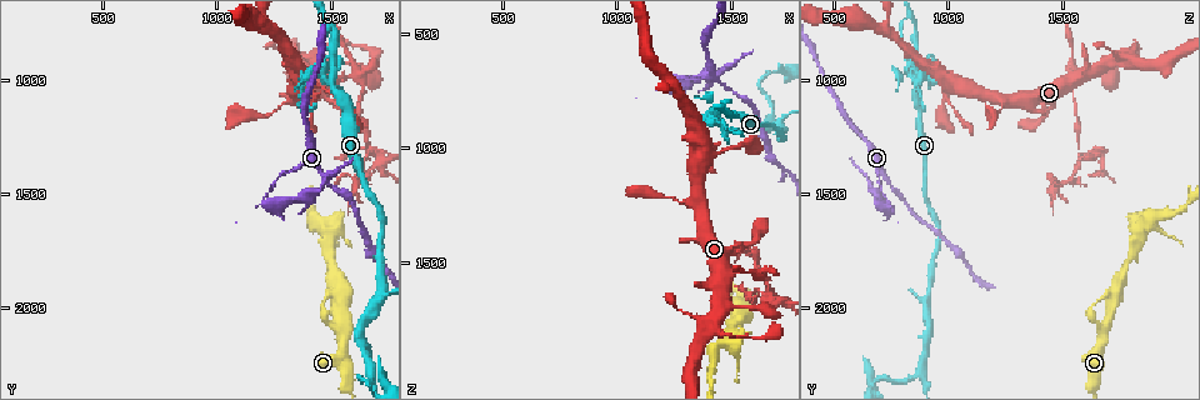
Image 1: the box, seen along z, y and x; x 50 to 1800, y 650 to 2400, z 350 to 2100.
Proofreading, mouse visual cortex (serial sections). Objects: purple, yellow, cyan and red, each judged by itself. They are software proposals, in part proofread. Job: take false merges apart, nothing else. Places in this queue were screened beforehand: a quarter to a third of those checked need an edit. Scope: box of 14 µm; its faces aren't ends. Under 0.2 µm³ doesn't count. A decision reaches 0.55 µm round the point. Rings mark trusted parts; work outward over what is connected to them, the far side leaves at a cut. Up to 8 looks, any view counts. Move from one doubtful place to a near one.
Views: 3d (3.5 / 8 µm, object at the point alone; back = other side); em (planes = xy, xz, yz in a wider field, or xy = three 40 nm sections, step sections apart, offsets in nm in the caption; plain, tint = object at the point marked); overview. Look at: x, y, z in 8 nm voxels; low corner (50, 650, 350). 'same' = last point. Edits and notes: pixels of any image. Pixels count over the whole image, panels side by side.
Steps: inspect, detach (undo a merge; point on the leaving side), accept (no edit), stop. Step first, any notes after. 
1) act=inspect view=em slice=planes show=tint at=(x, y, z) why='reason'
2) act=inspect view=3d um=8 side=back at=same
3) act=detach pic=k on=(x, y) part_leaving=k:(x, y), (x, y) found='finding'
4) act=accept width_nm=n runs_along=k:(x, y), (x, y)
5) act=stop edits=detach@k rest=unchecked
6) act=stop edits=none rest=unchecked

act=inspect view=3d um=8 at=(1540, 1010, 1550) why='thin neck'

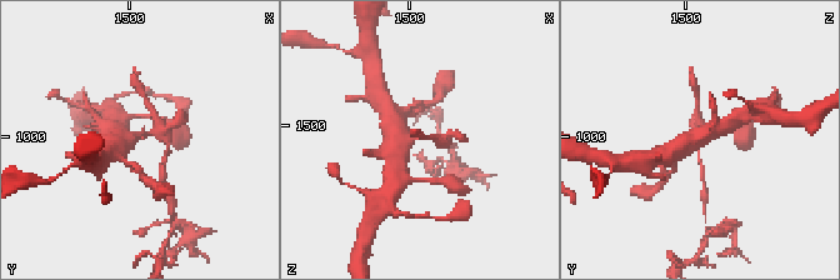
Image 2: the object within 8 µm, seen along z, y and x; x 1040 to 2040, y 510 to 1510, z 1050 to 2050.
act=inspect view=3d um=3.5 at=(1550, 990, 1550)

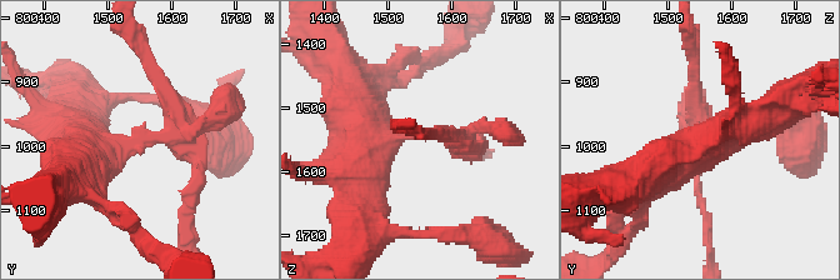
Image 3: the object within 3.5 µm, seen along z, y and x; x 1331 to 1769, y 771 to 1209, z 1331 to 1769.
act=inspect view=em slice=xy step=3 show=tint at=(1545, 1005, 1550)

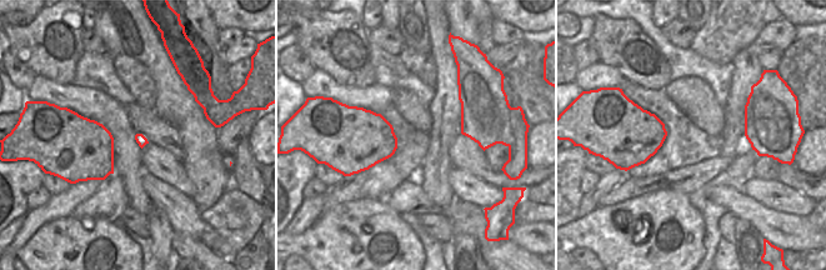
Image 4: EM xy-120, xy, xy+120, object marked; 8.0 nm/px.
act=detach pic=3 on=(193, 183) part_leaving=3:(173, 135), (199, 161), (188, 231) found='two cells meet here'

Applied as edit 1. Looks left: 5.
act=inspect view=overview

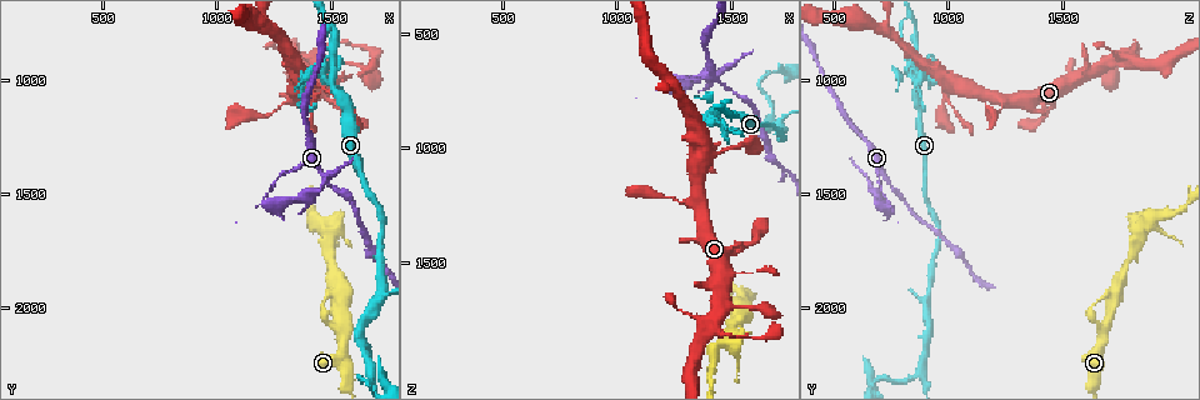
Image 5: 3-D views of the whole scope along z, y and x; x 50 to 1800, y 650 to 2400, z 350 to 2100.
act=inspect view=3d um=3.5 side=back at=(1700, 1970, 900) why='thick turns thin'

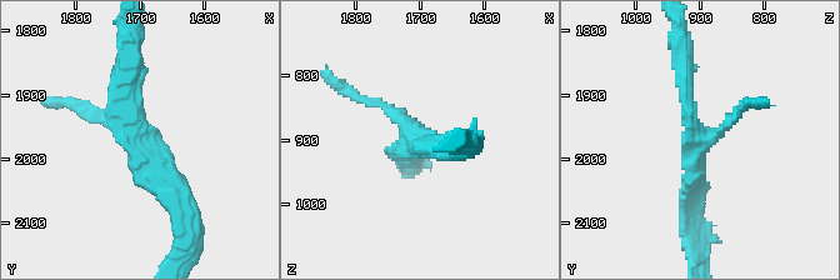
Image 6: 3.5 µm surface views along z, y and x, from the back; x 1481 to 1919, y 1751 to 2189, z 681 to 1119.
act=inspect view=em slice=xy step=5 show=tint at=(1710, 1965, 905) arms=3 arm_widths_nm=100,250,250 why='need the tissue'

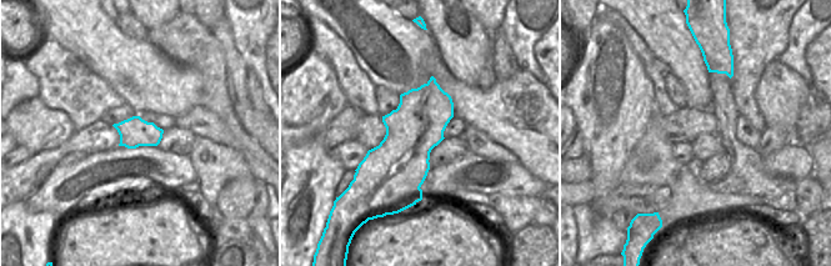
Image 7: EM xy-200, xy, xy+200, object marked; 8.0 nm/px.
act=inspect view=em slice=planes show=tint at=same

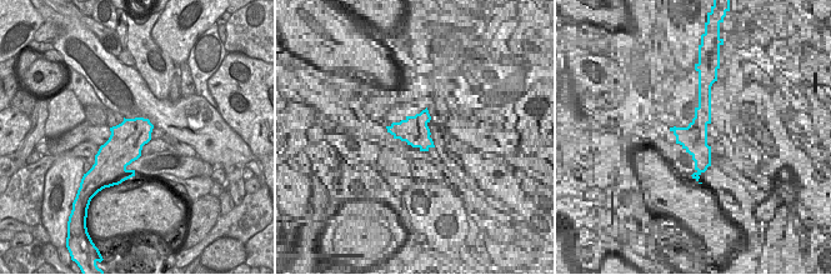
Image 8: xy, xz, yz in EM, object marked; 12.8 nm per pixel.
act=accept runs_along=6:(130, 61), (126, 130), (188, 203) found='continuous, no second cell'

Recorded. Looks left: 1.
act=stop edits=detach@3 rest=unchecked

